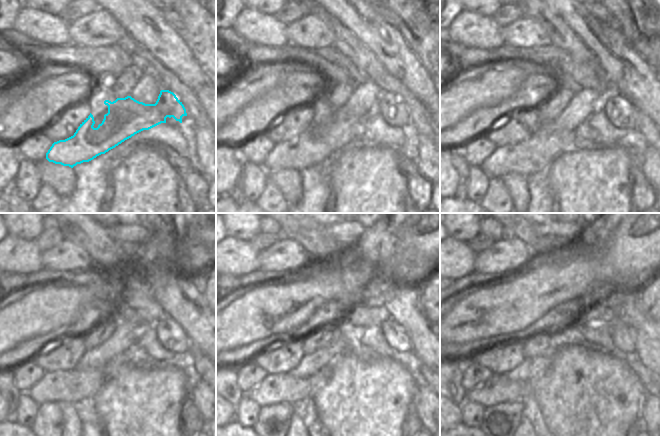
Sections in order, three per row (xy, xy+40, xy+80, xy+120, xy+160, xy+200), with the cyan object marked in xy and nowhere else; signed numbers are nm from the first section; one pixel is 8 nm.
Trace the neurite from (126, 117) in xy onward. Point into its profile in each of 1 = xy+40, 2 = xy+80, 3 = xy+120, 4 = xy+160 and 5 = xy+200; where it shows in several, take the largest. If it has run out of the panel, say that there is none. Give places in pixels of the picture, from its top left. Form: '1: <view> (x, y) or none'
1: xy+40 (315, 145)
2: xy+80 (536, 153)
3: xy+120 (70, 386)
4: xy+160 (275, 388)
5: xy+200 (499, 388)

